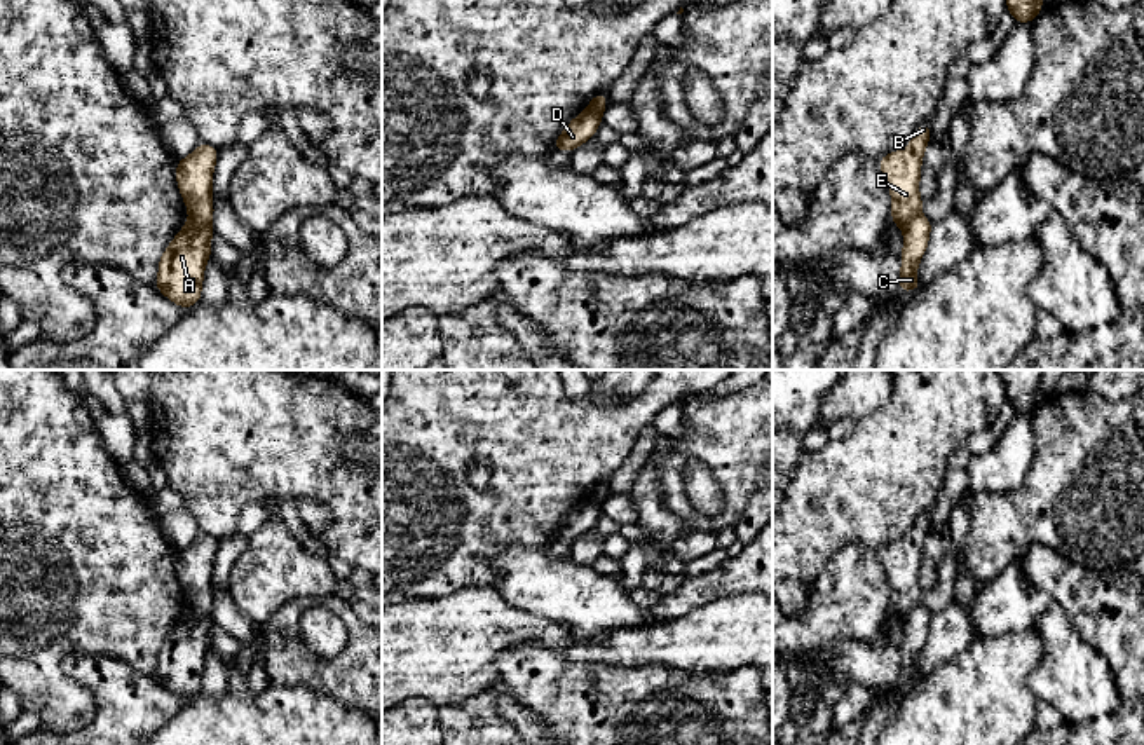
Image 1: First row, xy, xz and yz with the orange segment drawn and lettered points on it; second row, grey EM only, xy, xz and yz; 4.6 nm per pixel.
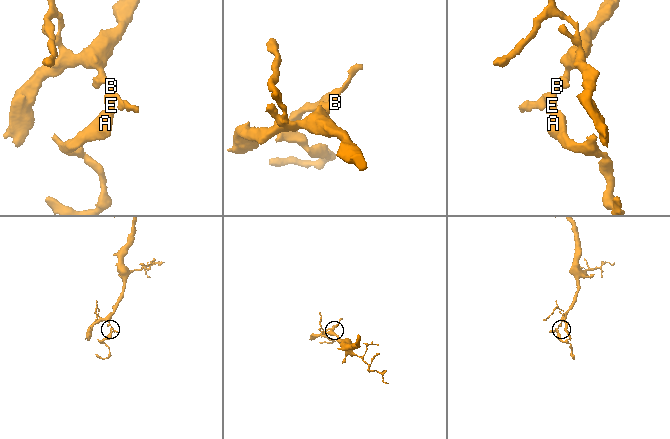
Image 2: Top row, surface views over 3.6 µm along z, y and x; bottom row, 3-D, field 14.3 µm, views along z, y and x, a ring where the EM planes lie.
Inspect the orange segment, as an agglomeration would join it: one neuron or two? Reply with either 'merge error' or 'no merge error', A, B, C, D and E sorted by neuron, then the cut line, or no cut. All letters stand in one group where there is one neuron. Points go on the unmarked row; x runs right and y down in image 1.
merge error; A C D / B E; cut in xy along (190, 606), (210, 616)

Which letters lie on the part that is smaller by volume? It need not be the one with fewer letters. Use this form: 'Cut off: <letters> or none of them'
Cut off: A, C, D

